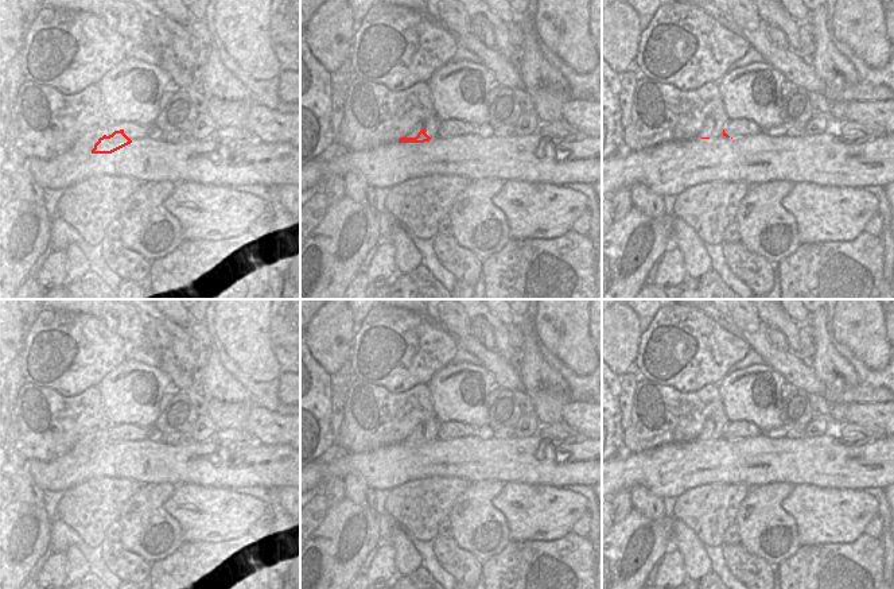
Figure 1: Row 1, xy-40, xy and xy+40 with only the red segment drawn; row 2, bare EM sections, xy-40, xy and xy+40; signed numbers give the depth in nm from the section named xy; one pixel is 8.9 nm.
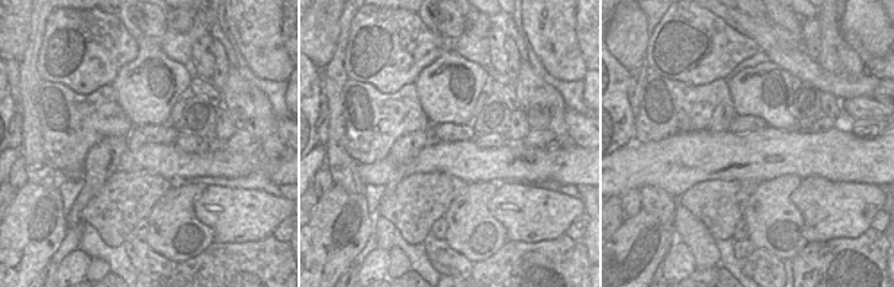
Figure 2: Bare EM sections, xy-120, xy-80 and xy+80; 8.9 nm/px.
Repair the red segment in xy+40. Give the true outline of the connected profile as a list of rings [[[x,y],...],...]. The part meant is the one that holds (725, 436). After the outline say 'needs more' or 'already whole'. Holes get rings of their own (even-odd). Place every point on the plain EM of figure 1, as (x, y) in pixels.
[[[719,406],[707,419],[700,434],[701,441],[726,438],[724,429],[728,426],[730,421],[724,412],[723,406]]]; needs more

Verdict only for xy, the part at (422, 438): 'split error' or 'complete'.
split error

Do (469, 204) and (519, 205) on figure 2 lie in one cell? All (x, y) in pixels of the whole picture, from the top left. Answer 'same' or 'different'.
different

